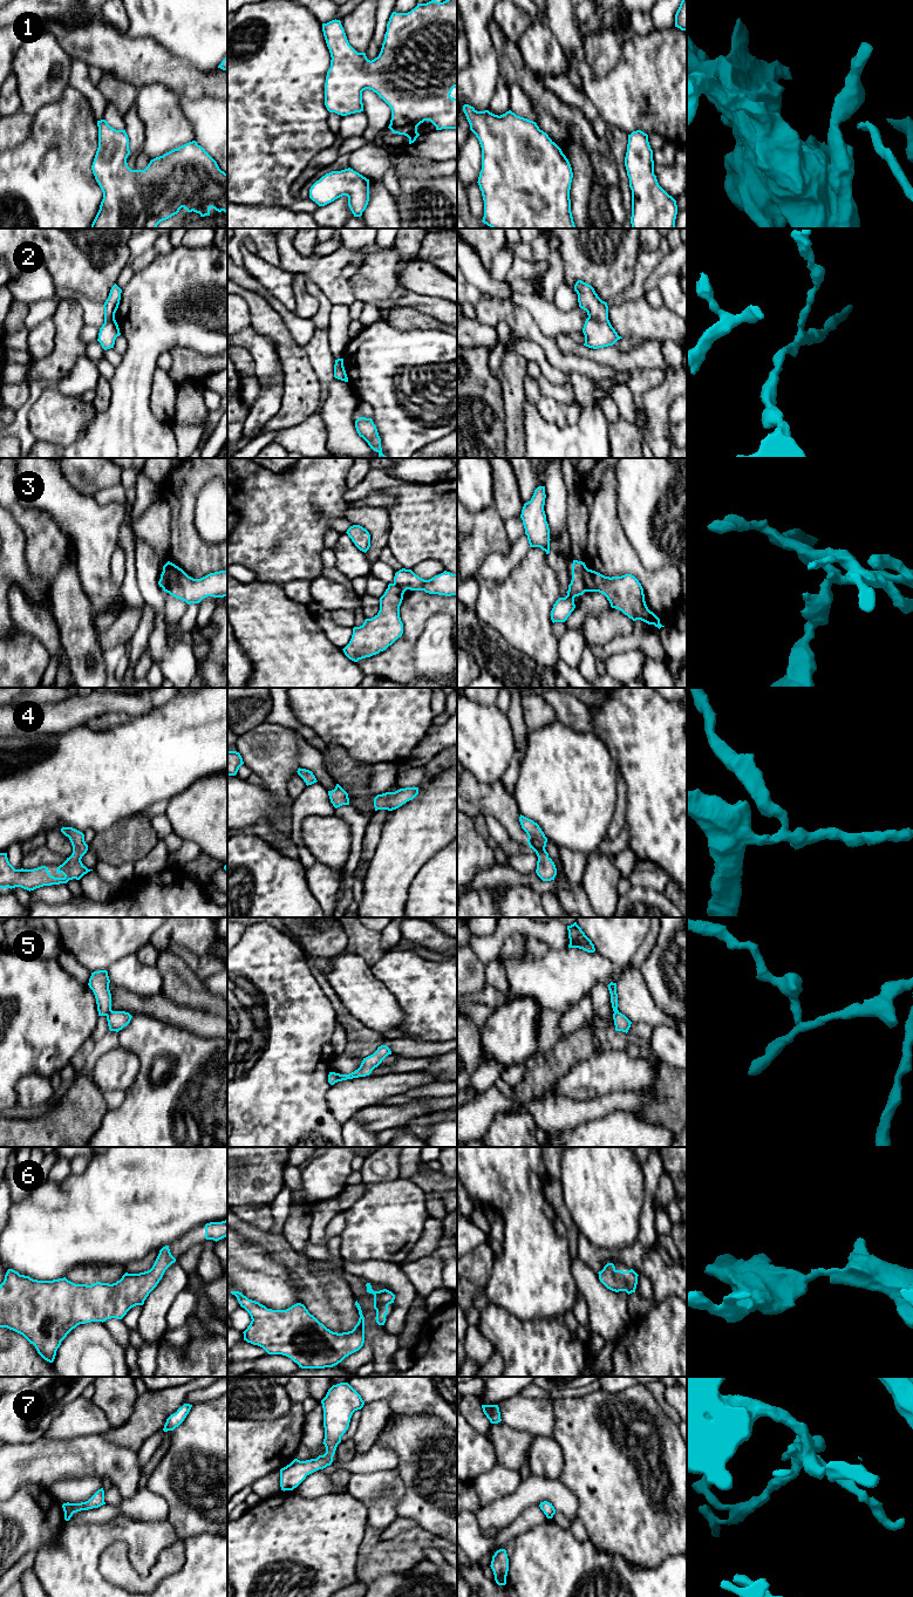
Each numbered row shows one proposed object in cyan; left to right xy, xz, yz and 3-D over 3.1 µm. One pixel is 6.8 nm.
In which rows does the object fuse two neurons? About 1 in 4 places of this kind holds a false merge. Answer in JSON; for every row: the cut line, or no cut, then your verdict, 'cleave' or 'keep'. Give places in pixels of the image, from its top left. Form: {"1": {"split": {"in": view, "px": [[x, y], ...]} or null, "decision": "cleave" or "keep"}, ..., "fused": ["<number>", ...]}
{"1": {"split": null, "decision": "keep"}, "2": {"split": null, "decision": "keep"}, "3": {"split": {"in": "yz", "px": [[587, 568], [584, 575], [585, 591]]}, "decision": "cleave"}, "4": {"split": null, "decision": "keep"}, "5": {"split": {"in": "xz", "px": [[340, 1075], [338, 1080]]}, "decision": "cleave"}, "6": {"split": null, "decision": "keep"}, "7": {"split": null, "decision": "keep"}, "fused": ["3", "5"]}

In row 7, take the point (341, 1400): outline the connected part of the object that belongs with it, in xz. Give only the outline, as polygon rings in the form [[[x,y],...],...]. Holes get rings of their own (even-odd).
[[[348,1384],[333,1385],[321,1400],[323,1408],[323,1445],[326,1453],[316,1459],[300,1461],[294,1459],[289,1465],[280,1469],[281,1490],[293,1490],[307,1475],[331,1466],[341,1436],[349,1427],[353,1413],[364,1405],[361,1395]]]

